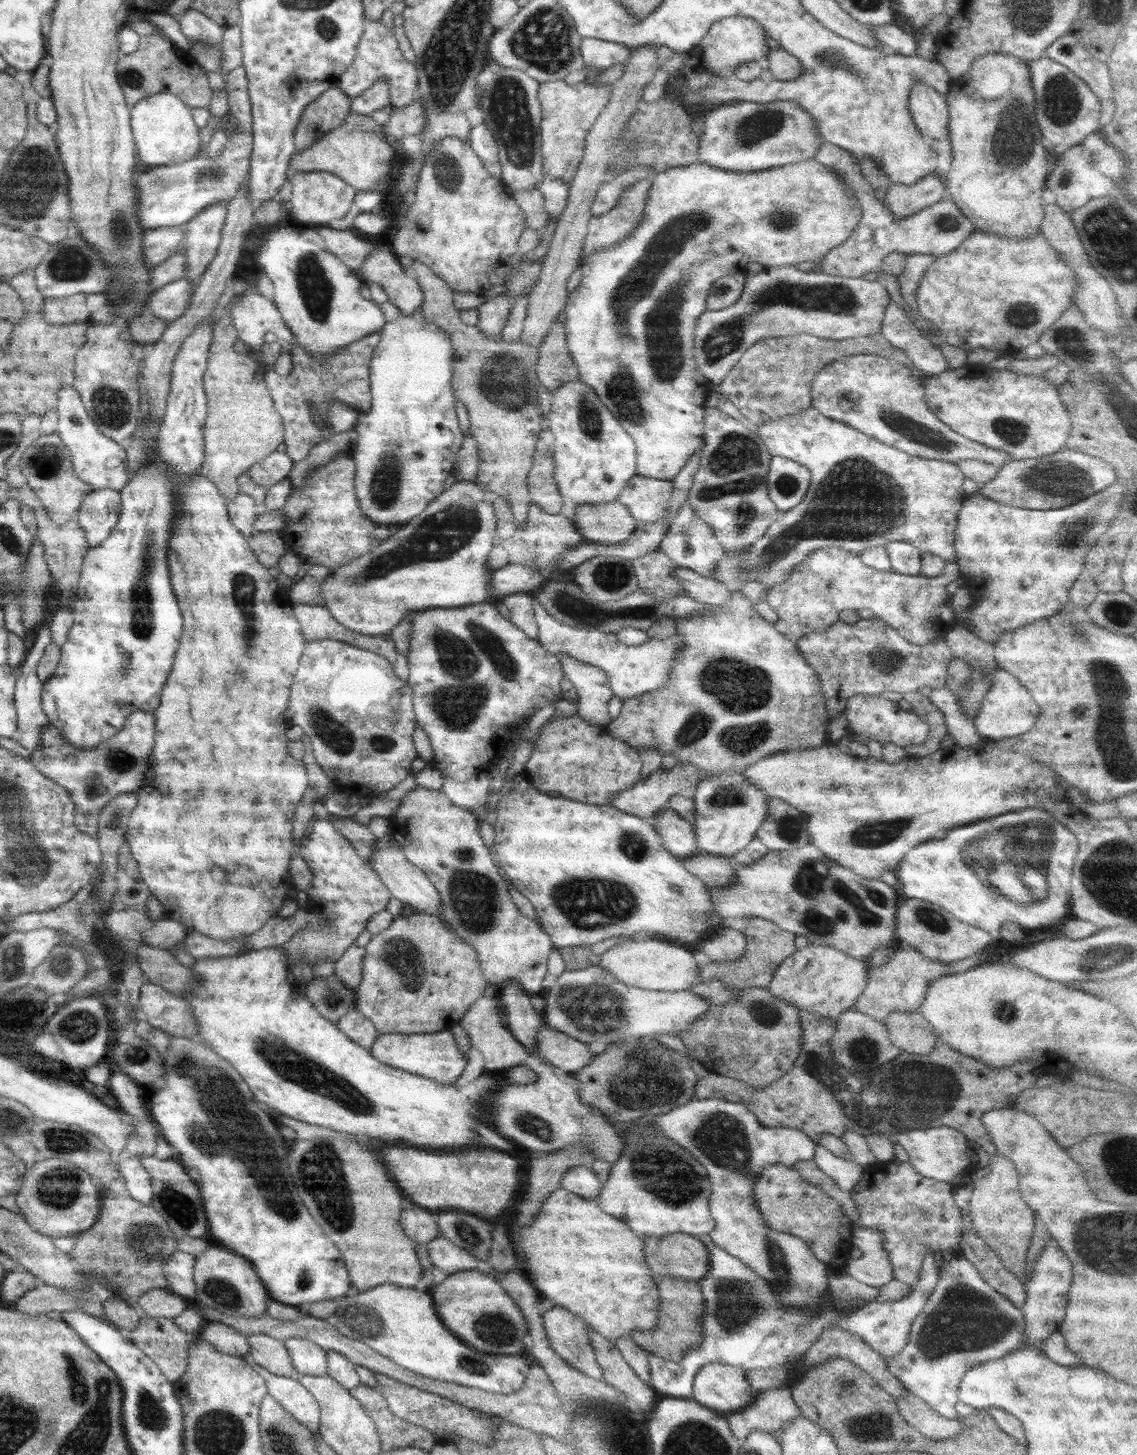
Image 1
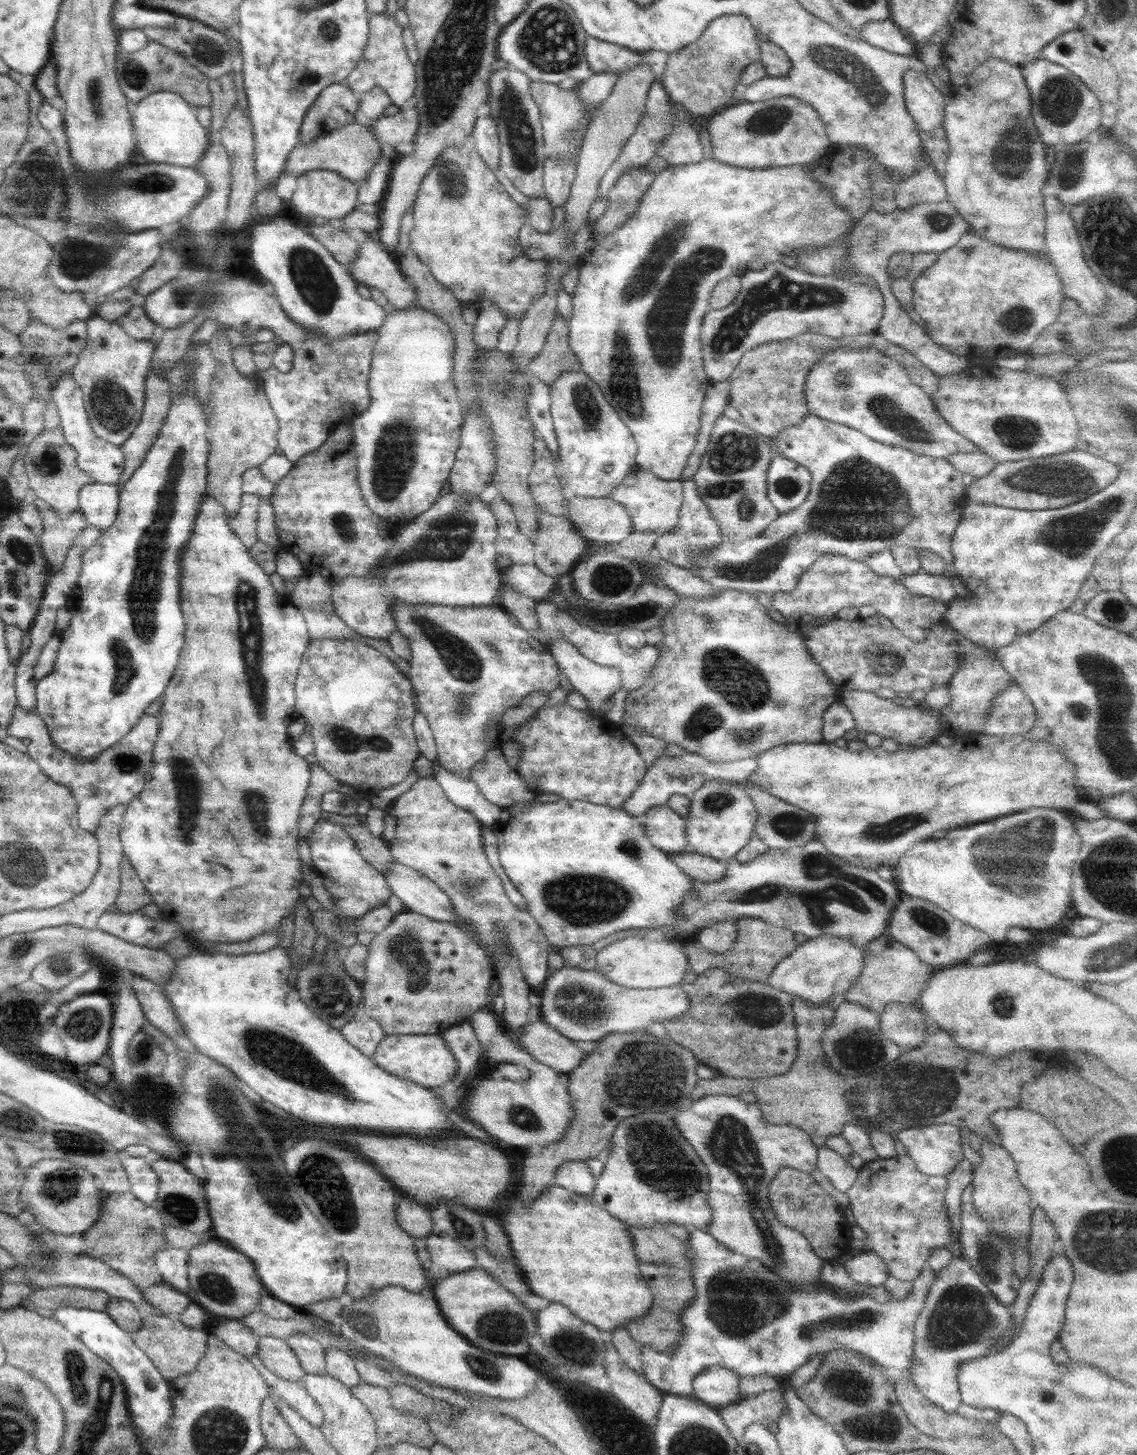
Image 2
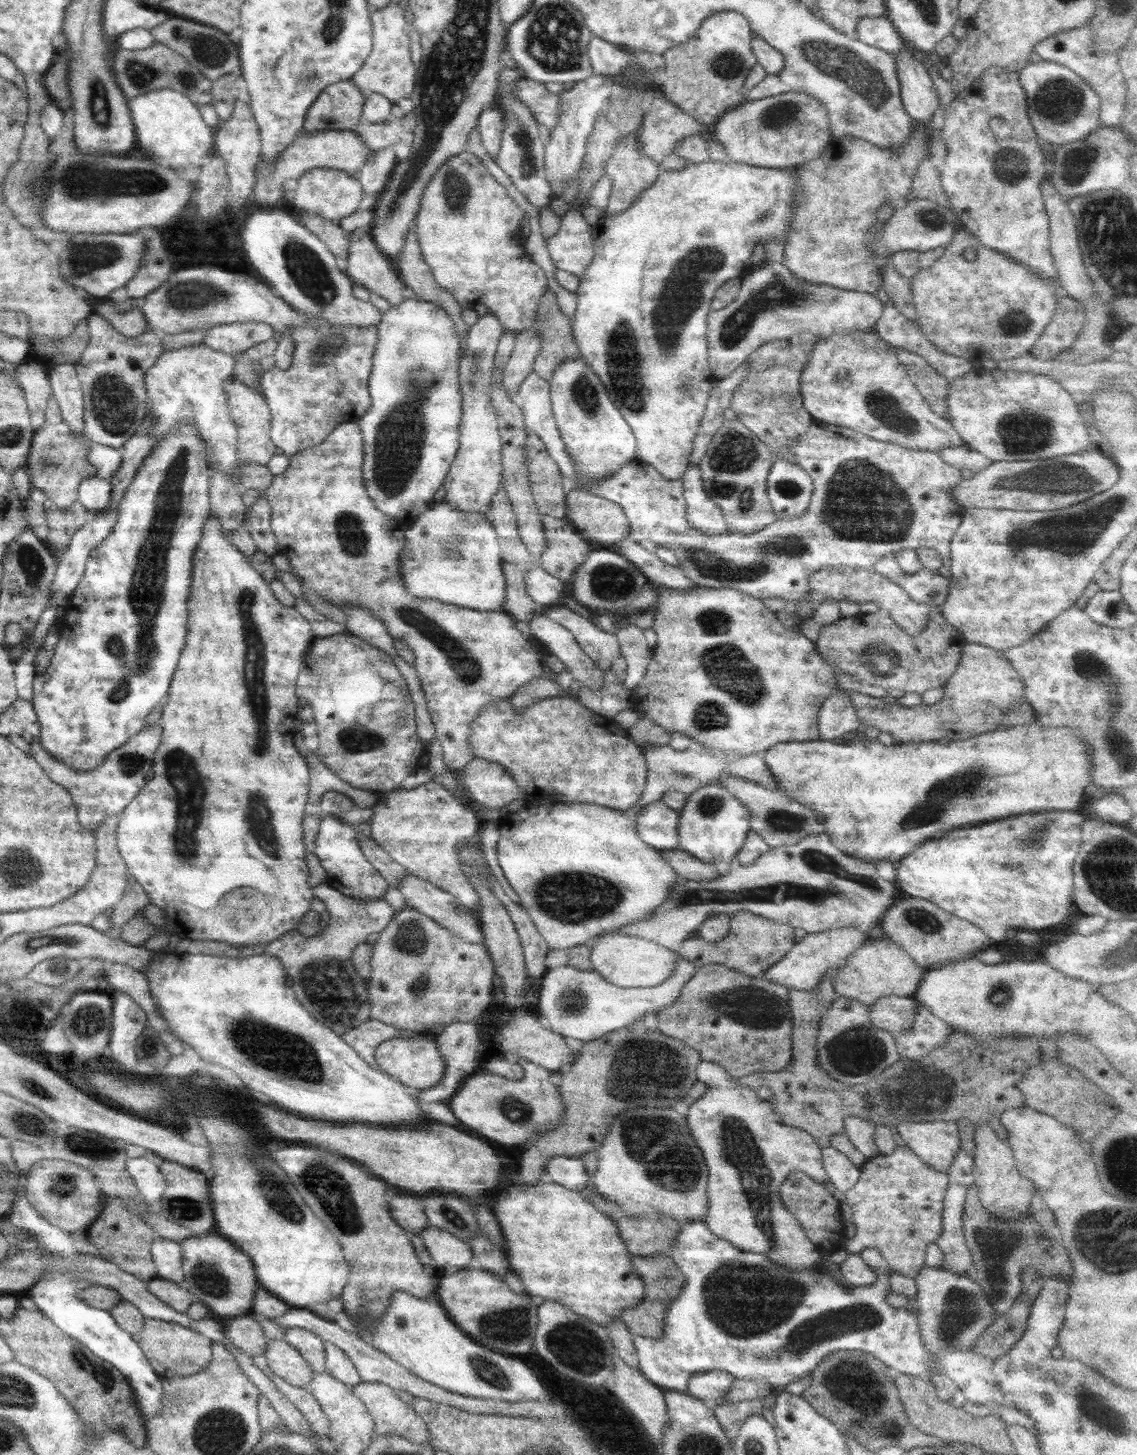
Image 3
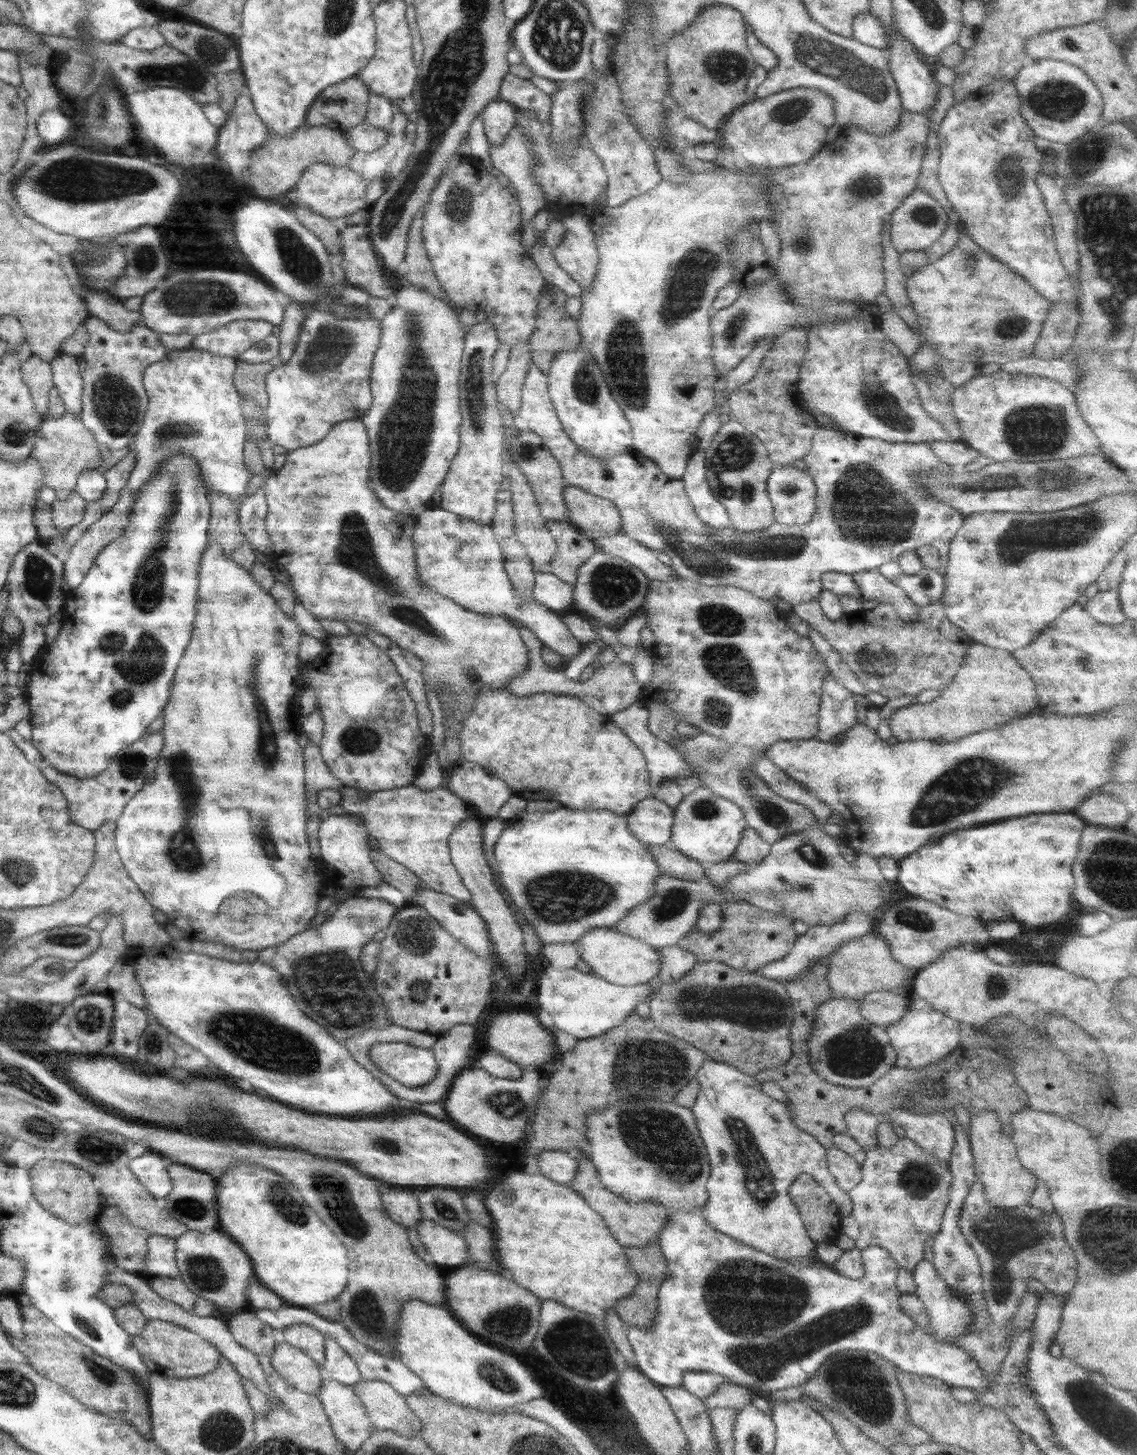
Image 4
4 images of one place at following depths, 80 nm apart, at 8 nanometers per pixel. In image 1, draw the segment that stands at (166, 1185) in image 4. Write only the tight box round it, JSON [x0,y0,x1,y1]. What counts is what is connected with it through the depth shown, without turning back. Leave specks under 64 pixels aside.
[117,1158,153,1205]

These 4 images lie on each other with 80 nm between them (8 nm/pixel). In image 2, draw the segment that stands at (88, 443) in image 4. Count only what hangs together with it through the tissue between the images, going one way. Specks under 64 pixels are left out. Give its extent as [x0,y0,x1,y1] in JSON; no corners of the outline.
[21,427,94,519]

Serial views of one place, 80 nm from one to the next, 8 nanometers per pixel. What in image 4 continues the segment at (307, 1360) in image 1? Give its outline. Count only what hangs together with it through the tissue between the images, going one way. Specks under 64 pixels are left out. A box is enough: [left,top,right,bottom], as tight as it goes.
[283,1323,325,1367]

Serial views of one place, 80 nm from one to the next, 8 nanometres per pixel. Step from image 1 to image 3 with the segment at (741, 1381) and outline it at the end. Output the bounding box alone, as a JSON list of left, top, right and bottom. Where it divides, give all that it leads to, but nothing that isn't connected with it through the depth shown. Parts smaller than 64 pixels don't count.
[687,1371,735,1402]

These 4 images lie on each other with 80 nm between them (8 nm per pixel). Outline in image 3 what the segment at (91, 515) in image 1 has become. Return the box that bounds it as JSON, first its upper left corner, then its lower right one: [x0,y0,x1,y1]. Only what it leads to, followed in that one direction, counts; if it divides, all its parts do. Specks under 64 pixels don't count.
[78,477,112,518]

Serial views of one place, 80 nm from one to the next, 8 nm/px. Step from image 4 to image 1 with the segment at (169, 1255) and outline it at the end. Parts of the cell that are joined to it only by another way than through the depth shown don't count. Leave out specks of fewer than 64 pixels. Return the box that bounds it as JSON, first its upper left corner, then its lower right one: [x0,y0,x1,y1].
[163,1251,196,1300]

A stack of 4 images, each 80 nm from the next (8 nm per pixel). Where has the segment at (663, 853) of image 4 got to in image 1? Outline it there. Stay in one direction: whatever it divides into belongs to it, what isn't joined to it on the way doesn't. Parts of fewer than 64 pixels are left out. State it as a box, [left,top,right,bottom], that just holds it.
[678,853,735,889]

